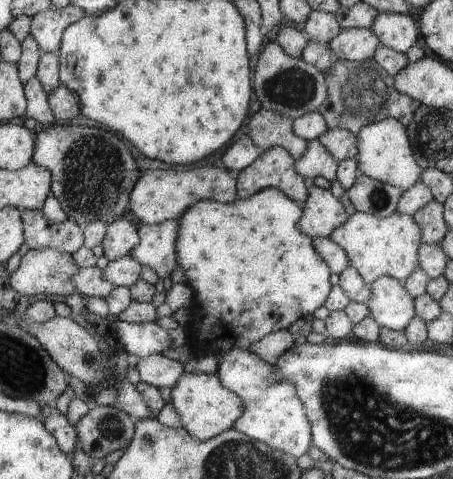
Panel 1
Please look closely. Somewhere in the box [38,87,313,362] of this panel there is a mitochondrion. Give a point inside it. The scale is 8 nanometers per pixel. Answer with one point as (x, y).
(91, 184)

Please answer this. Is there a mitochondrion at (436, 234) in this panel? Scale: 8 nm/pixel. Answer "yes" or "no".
no

